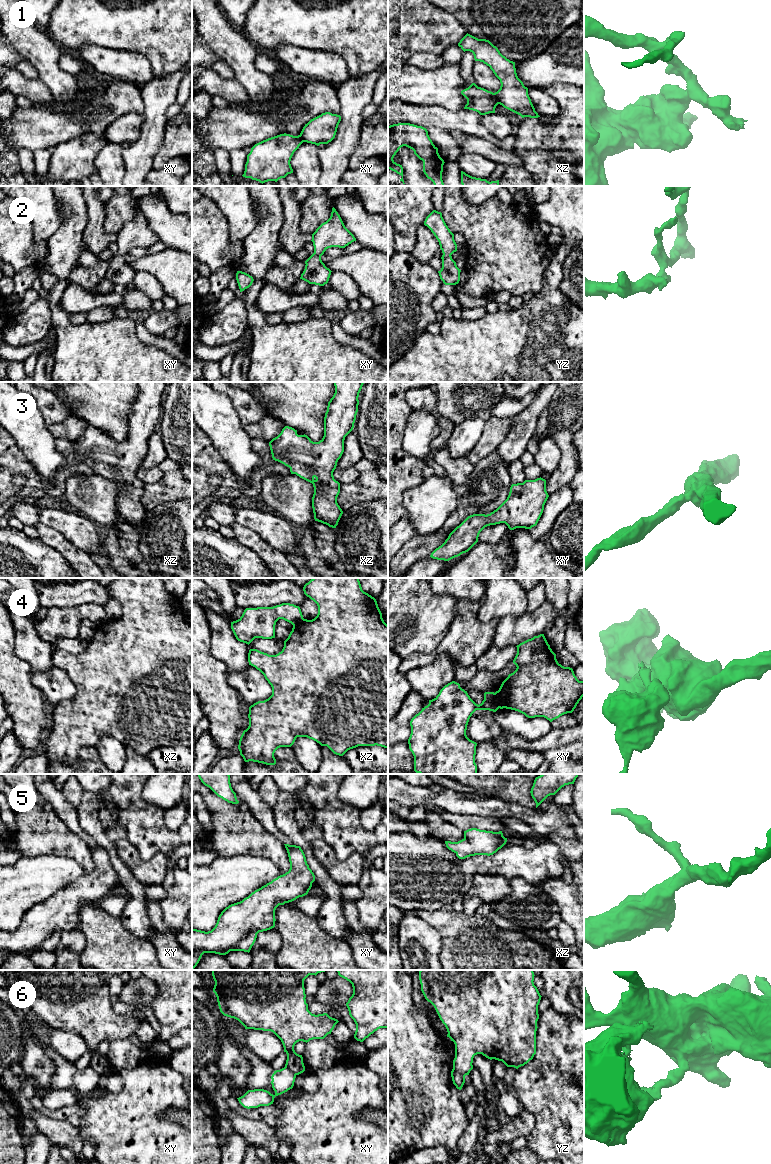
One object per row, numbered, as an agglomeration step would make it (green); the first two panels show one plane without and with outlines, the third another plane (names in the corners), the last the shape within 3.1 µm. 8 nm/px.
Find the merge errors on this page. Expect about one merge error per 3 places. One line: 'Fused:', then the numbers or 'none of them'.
Fused: 1, 4, 6

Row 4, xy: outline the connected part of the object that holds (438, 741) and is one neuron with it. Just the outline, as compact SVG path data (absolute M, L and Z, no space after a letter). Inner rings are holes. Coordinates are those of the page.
M452 681L445 685L410 721L408 744L414 756L414 771L477 774L477 743L467 737L467 725L476 710L498 709L494 692L485 692L484 700L478 705L459 683Z

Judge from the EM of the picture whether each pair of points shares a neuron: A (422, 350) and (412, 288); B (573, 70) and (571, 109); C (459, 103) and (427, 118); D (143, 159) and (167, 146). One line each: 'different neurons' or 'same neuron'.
A: different neurons
B: different neurons
C: different neurons
D: different neurons

